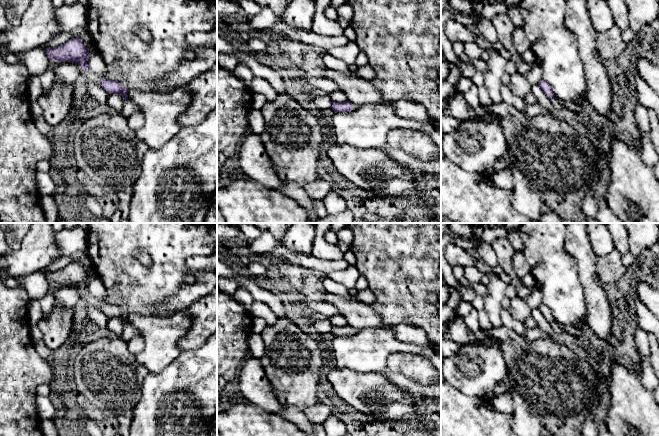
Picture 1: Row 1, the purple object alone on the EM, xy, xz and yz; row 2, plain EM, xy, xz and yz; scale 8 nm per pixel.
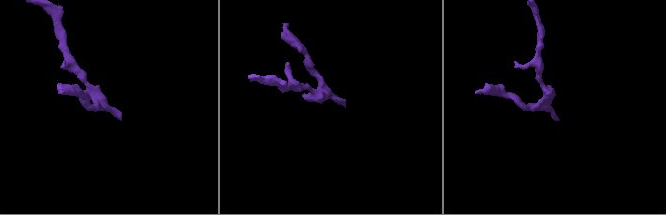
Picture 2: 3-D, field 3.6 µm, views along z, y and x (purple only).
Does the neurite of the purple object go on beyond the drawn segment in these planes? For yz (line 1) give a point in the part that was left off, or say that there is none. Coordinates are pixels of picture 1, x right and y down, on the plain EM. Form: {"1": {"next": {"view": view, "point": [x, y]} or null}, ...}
{"1": {"next": null}}

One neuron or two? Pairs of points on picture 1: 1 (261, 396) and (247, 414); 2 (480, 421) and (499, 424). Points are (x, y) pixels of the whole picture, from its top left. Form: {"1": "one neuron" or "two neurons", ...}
{"1": "two neurons", "2": "one neuron"}

